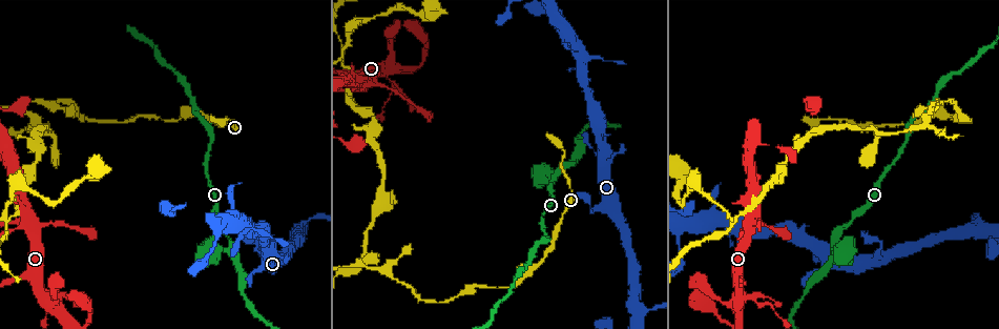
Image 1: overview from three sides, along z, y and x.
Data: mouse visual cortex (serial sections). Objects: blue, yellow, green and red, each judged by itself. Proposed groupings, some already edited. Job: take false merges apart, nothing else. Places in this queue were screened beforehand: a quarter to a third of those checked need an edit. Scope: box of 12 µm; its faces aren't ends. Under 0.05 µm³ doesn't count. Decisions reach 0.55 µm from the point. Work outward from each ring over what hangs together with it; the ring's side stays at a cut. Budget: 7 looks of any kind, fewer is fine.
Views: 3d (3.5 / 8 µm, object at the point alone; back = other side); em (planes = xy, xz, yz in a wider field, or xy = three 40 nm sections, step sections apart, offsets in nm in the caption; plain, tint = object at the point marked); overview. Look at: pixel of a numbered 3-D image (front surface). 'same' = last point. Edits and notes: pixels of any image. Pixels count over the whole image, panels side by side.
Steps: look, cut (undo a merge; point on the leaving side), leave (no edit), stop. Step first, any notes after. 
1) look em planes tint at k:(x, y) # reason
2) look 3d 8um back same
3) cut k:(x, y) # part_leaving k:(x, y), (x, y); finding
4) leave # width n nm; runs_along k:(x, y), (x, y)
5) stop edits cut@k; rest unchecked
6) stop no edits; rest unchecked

look em xy step 3 tint at 1:(832, 245) # two arms in line, one across

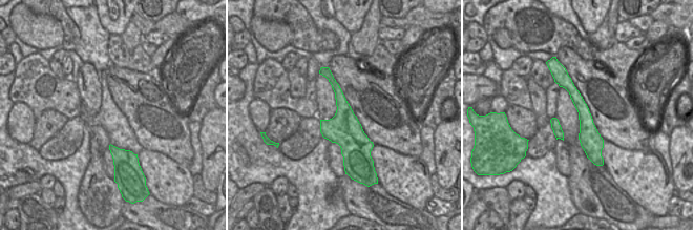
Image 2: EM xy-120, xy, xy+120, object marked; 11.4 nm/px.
look 3d 3.5um same # see where the arms go

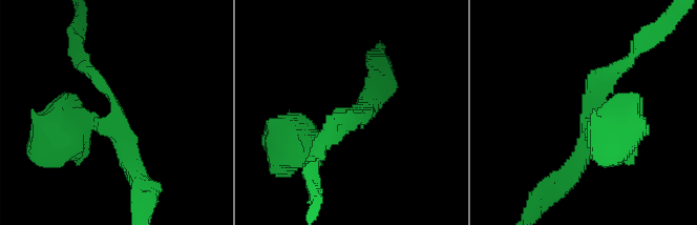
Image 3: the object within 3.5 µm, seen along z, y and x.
cut 3:(106, 133) # arms 3; arm_widths 200, 300, 400 nm; part_leaving 3:(110, 99), (110, 125), (56, 131); two cells meet here

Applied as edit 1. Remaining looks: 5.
look 3d 8um at 1:(925, 123) # three arms meet

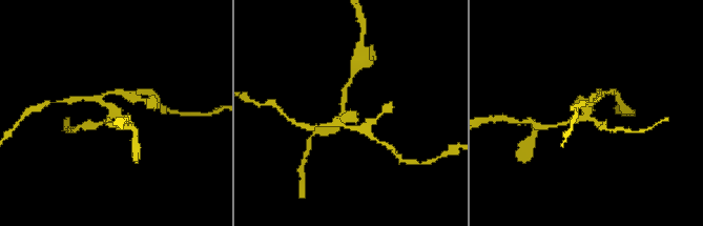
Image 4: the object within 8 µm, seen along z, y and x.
look 3d 3.5um at 4:(113, 114) # closer look

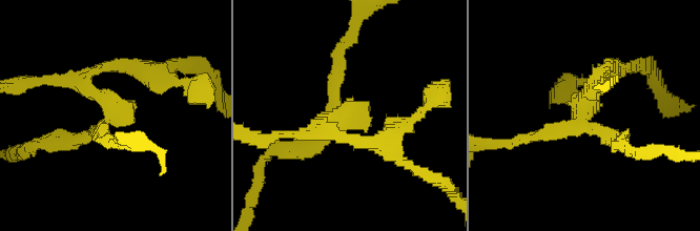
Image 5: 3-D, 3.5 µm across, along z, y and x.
cut 5:(318, 144) # part_leaving 5:(335, 107), (342, 47), (354, 26); two cells meet here

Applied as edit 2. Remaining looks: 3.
look 3d 3.5um at 1:(51, 307) # a narrow waist

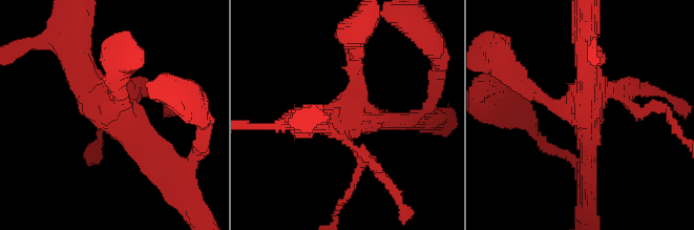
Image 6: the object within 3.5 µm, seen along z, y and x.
look em xy step 1 tint at 6:(586, 111) # arms 4; arm_widths 150, 200, 300, 350 nm; now the EM

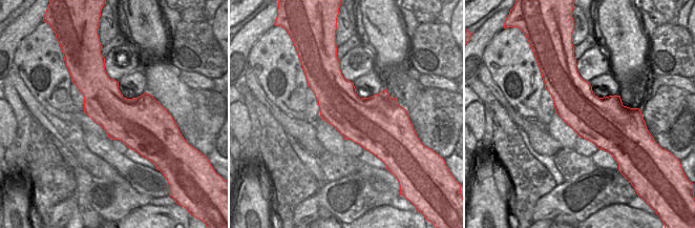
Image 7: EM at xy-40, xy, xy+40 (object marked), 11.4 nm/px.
leave # width 550 nm; runs_along 6:(76, 51), (95, 100), (163, 164); one cell here

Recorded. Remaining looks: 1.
stop edits cut@3, cut@5; rest unchecked

